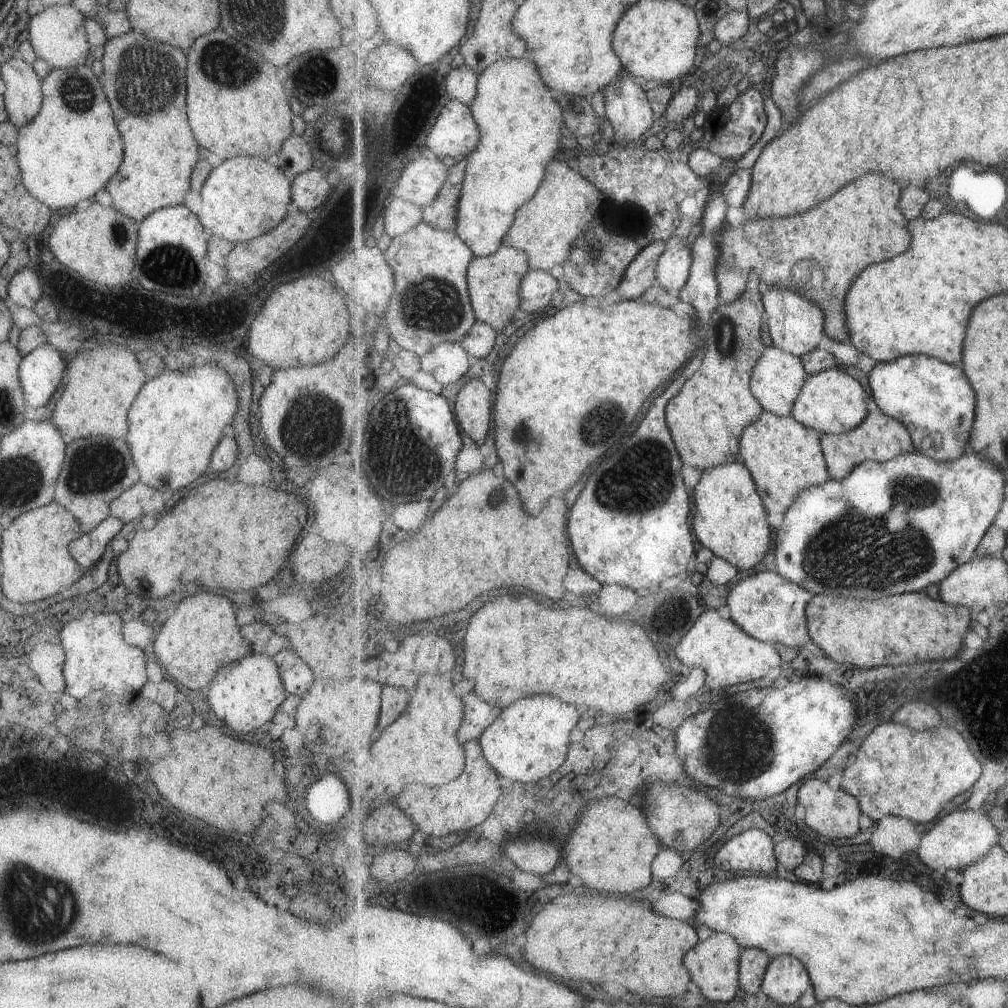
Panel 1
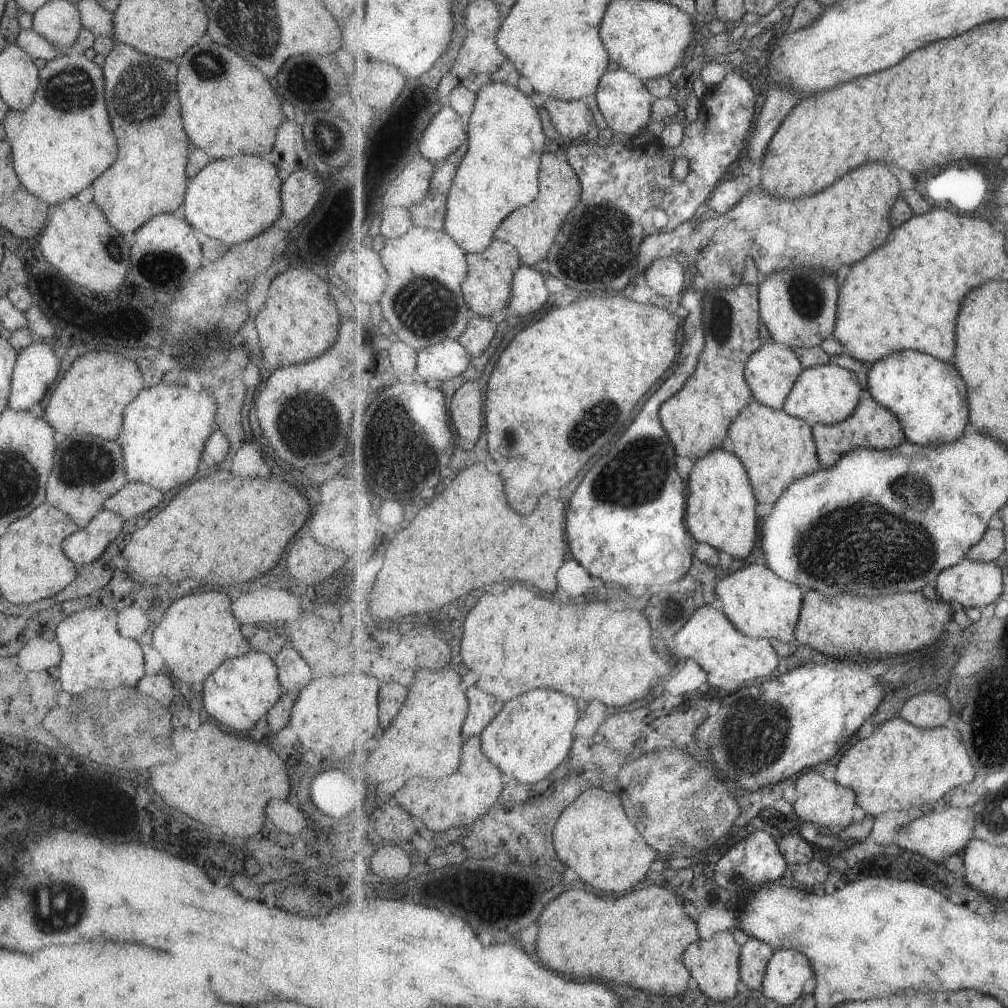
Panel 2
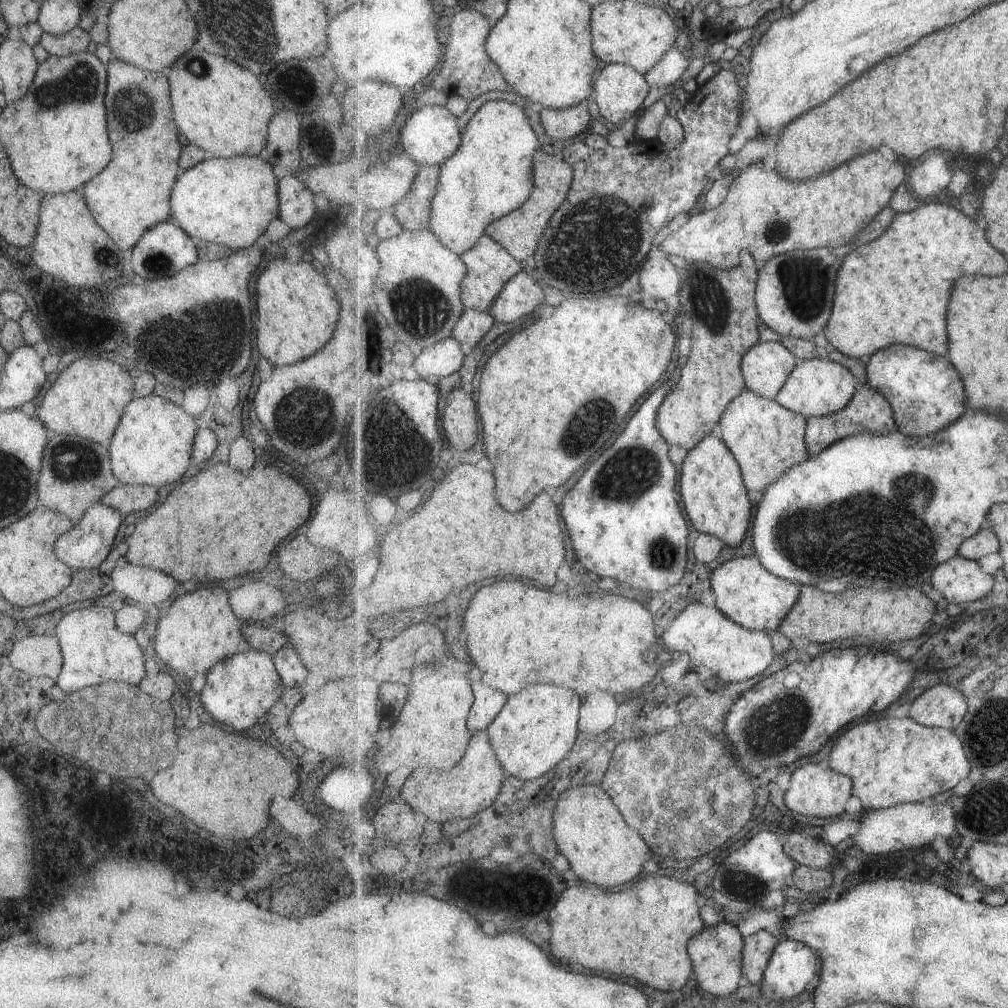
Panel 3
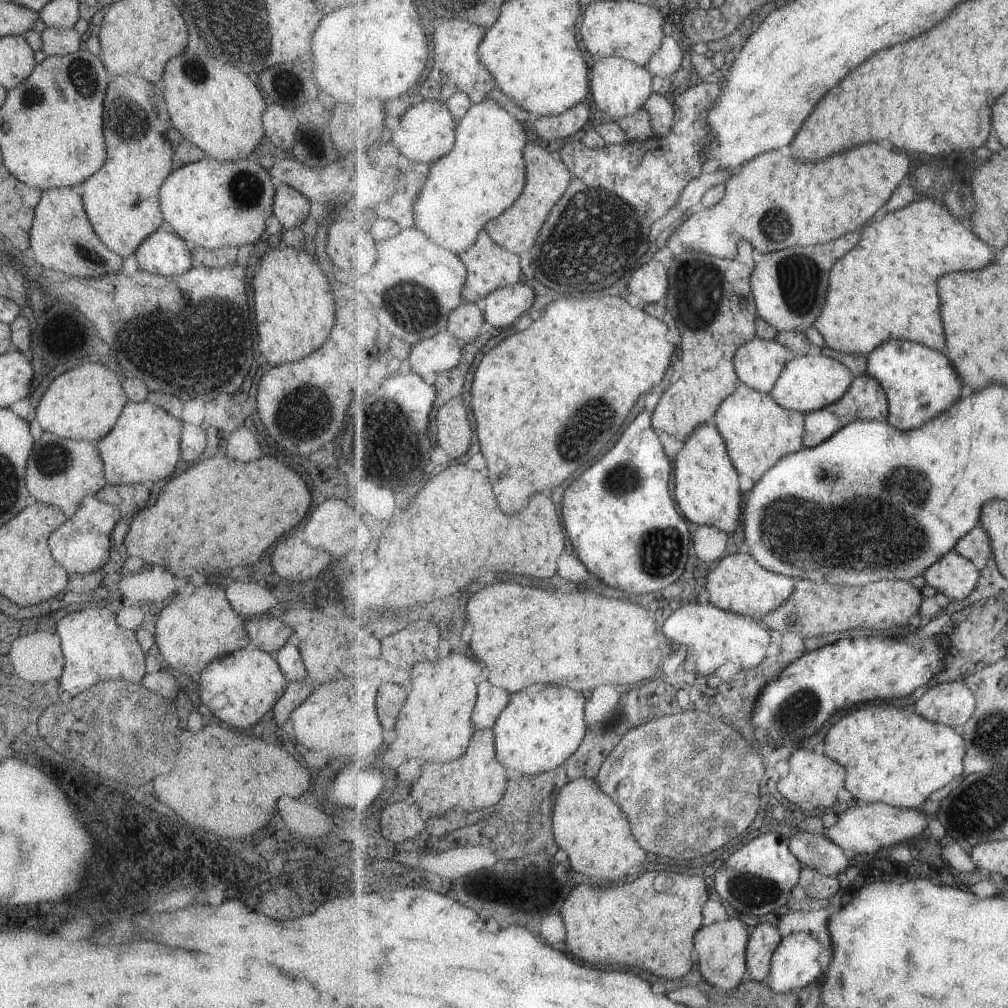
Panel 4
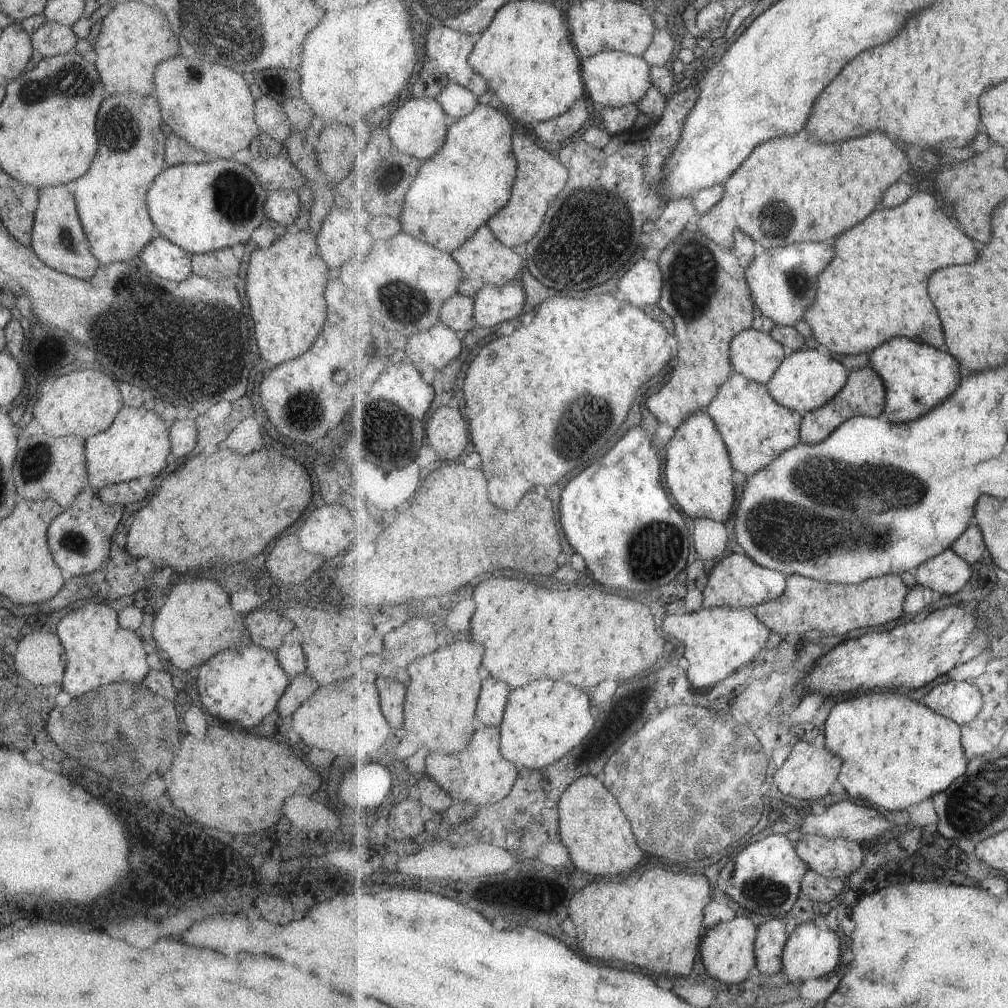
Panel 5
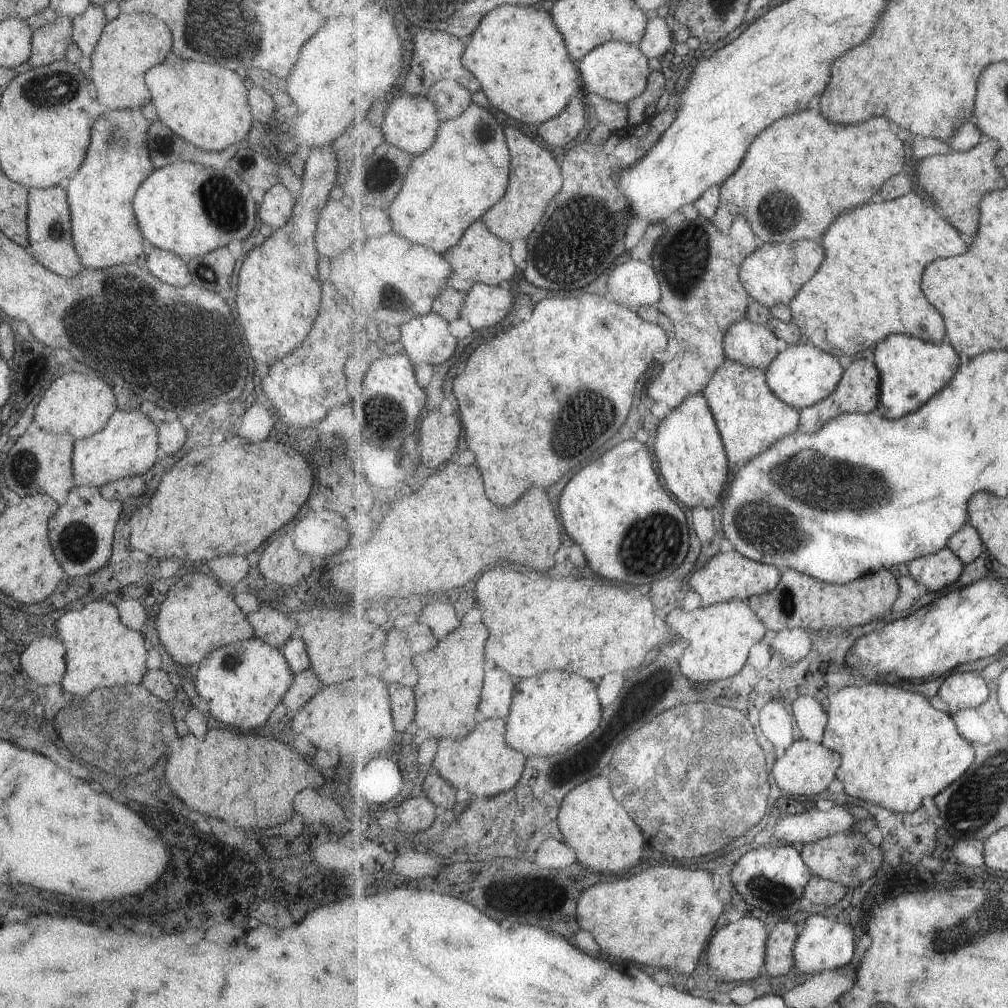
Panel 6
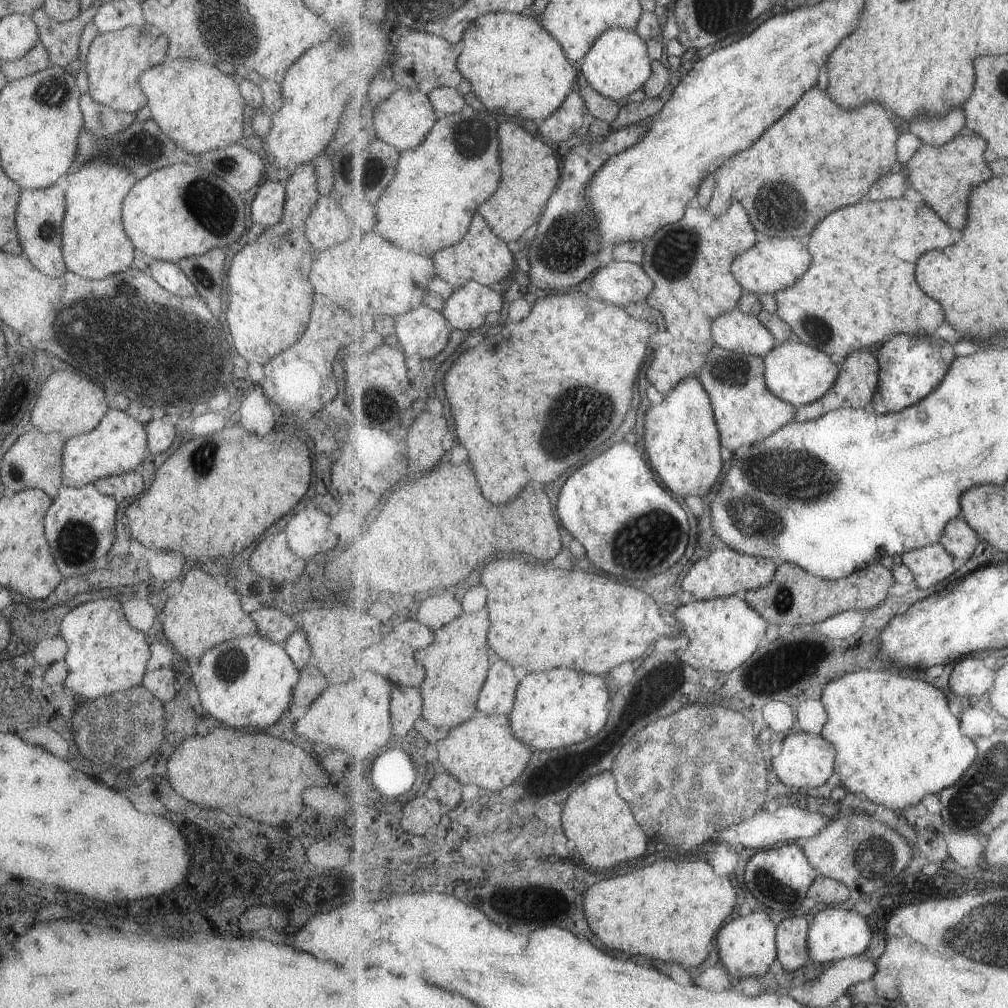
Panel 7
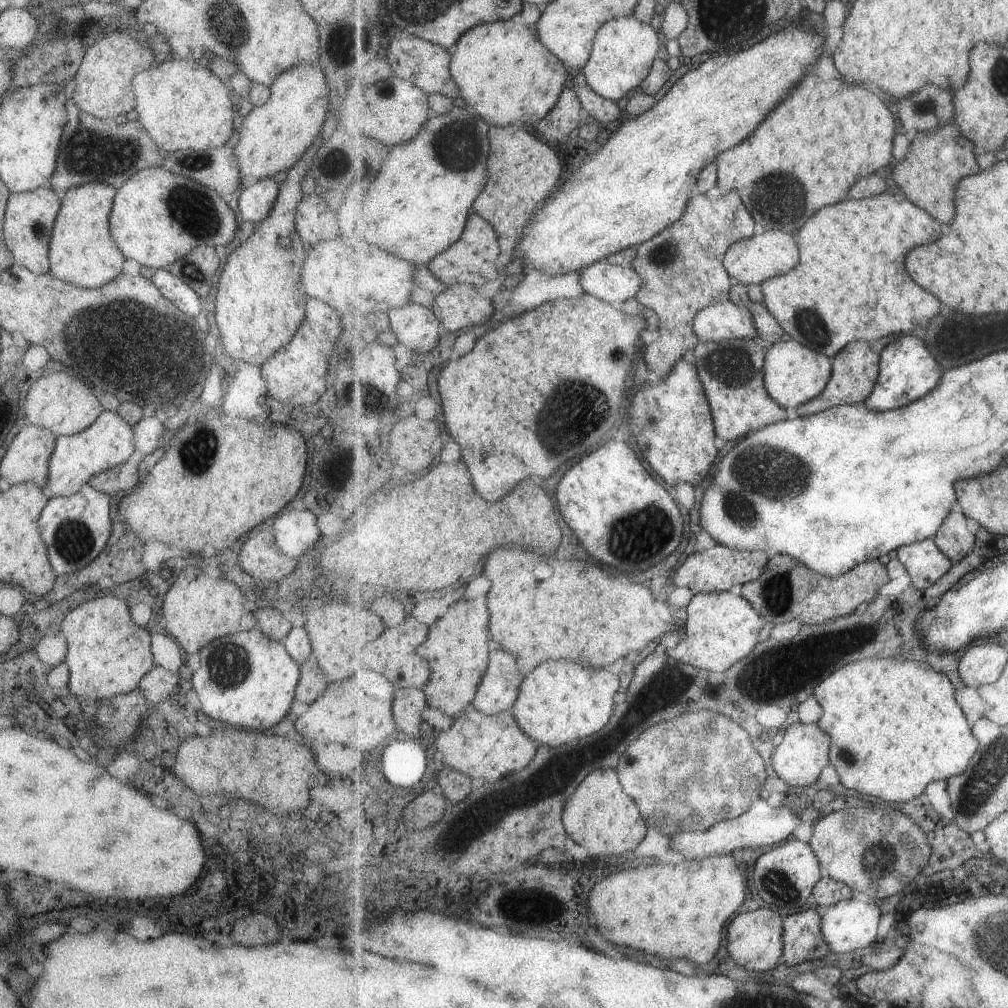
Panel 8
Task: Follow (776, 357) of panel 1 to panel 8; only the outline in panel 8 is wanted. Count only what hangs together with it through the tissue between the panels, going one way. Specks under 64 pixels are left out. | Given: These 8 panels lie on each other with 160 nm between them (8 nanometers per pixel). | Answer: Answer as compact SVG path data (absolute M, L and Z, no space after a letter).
M732 301L717 302L695 317L694 331L700 342L733 339L760 340L752 310Z

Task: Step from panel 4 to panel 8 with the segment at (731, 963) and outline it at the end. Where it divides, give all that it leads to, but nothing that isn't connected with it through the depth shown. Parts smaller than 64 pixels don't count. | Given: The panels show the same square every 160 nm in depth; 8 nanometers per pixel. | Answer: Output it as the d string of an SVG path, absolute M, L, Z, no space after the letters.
M766 905L755 911L738 912L728 927L727 950L735 964L761 975L772 973L784 954L784 919Z

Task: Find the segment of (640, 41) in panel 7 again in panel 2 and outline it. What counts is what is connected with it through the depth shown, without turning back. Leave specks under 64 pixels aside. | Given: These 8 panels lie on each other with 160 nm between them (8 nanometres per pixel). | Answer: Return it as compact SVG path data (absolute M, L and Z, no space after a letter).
M613 66L605 74L596 92L596 100L607 126L617 133L628 134L630 138L645 132L645 126L652 120L652 106L655 99L646 83L636 74L617 66Z

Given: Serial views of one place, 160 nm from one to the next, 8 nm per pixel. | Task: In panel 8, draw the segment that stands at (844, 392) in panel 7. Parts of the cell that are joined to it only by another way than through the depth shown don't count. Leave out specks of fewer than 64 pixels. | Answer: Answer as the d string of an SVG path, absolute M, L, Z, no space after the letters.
M853 341L834 356L834 369L827 388L814 399L797 408L799 416L811 416L837 405L860 405L873 394L880 376L881 355L871 350L867 341Z

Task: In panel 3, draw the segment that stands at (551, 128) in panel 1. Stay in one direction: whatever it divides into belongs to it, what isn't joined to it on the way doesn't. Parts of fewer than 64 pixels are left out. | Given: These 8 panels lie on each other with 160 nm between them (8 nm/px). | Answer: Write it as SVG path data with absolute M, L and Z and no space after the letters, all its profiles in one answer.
M520 100L485 102L469 120L460 150L441 166L430 230L458 255L474 249L492 222L513 212L531 196L533 156L545 142L545 138L533 130Z

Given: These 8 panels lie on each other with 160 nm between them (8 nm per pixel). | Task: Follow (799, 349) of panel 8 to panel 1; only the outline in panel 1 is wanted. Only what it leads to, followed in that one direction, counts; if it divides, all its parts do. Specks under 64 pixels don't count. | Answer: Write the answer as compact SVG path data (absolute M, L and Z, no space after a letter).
M835 366L809 376L792 413L801 424L818 430L821 434L848 433L855 430L868 417L870 412L867 400L870 395L859 380Z

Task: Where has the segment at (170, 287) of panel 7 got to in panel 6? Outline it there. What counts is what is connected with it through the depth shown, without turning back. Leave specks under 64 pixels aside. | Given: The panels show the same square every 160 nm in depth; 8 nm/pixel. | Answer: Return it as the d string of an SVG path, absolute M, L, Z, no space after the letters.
M143 242L147 271L161 282L183 288L191 283L191 277L186 262L176 254L158 249L149 242Z

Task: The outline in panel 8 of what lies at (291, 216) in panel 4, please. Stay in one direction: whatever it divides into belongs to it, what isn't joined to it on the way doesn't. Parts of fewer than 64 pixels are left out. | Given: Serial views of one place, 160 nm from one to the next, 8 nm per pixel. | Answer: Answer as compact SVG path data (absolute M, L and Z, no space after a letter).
M272 177L257 179L257 181L254 184L251 184L251 186L242 186L241 193L237 200L237 208L240 211L242 220L248 220L253 225L261 222L269 214L277 193L278 186L277 183L273 181Z

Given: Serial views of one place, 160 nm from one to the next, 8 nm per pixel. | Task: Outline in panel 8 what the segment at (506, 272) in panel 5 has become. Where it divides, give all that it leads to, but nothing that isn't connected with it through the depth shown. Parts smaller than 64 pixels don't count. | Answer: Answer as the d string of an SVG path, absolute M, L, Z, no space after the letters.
M477 211L472 212L460 240L429 262L430 269L445 284L483 286L499 276L499 269L507 269L507 262L500 255L499 236L494 226Z

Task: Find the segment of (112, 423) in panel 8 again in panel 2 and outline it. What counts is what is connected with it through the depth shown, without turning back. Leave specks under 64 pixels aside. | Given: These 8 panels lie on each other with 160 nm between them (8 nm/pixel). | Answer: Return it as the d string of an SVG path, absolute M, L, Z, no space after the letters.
M158 383L143 387L122 412L122 429L117 438L122 450L122 459L128 481L137 481L165 492L177 484L185 484L201 467L201 453L214 427L216 402L209 389L202 387L192 391L185 385Z

